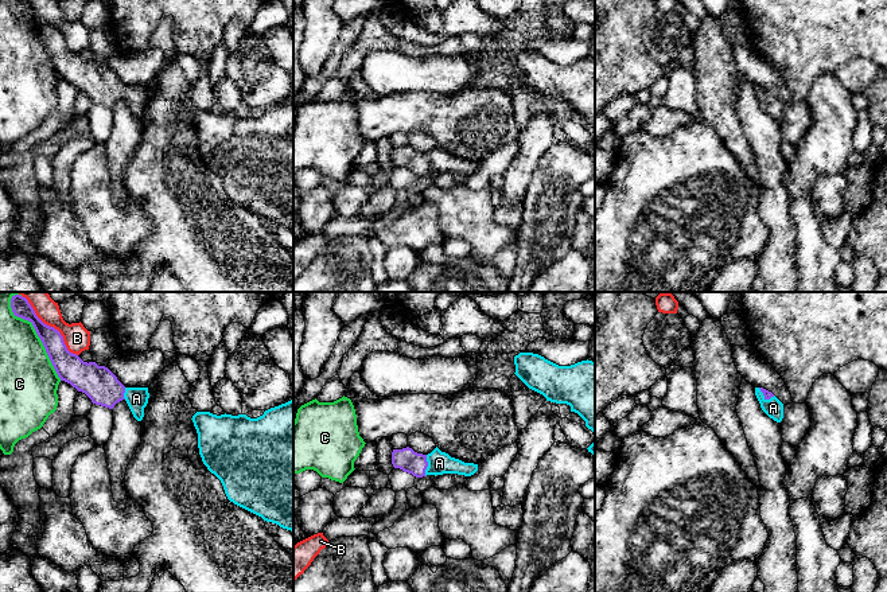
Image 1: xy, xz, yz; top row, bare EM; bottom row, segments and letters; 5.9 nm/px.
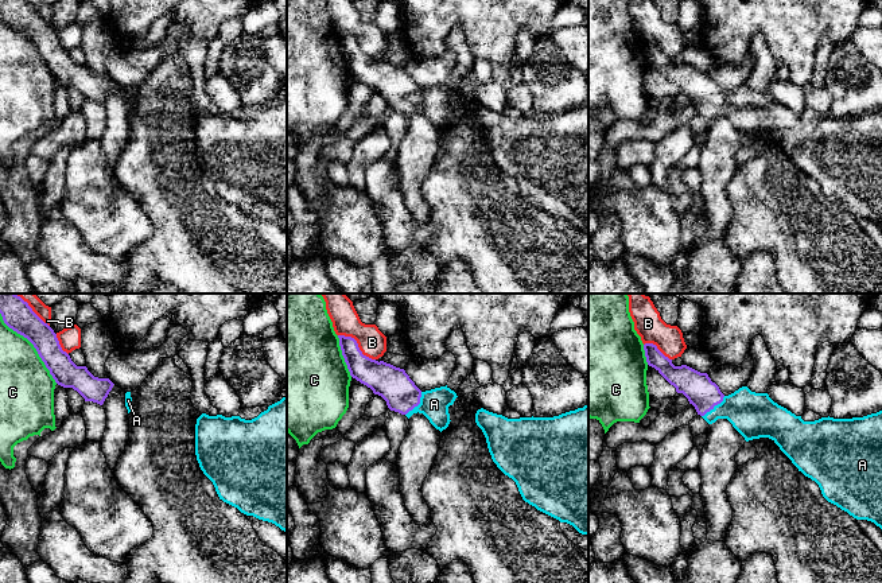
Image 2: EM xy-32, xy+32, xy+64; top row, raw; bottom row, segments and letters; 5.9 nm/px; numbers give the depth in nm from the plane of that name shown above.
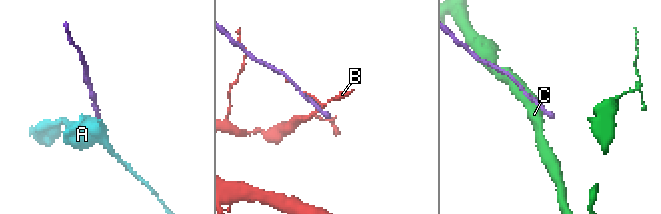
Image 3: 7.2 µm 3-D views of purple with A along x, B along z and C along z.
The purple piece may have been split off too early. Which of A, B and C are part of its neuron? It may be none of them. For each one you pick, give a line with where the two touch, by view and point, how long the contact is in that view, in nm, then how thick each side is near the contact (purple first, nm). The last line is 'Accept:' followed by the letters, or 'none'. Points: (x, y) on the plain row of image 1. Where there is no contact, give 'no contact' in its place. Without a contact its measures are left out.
A: meets purple in xz at (427, 164); contact 130 nm long; 140 nm thick on the purple side, 140 nm on the other
Accept: A

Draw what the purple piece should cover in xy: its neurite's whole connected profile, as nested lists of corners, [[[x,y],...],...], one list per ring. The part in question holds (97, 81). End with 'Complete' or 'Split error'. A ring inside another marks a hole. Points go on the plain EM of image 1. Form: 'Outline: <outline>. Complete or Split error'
Outline: [[[11,0],[11,7],[15,15],[32,22],[61,79],[85,91],[93,102],[109,108],[125,98],[133,116],[143,118],[148,86],[125,86],[108,66],[83,61],[70,51],[61,31],[44,23],[28,0]]]. Split error

